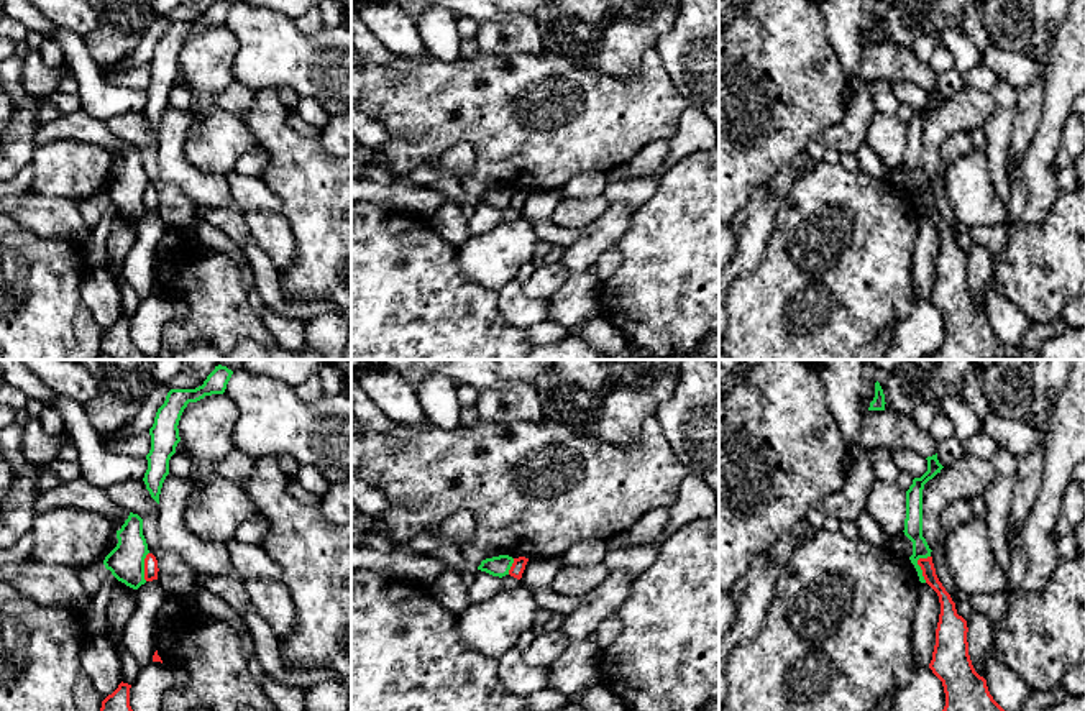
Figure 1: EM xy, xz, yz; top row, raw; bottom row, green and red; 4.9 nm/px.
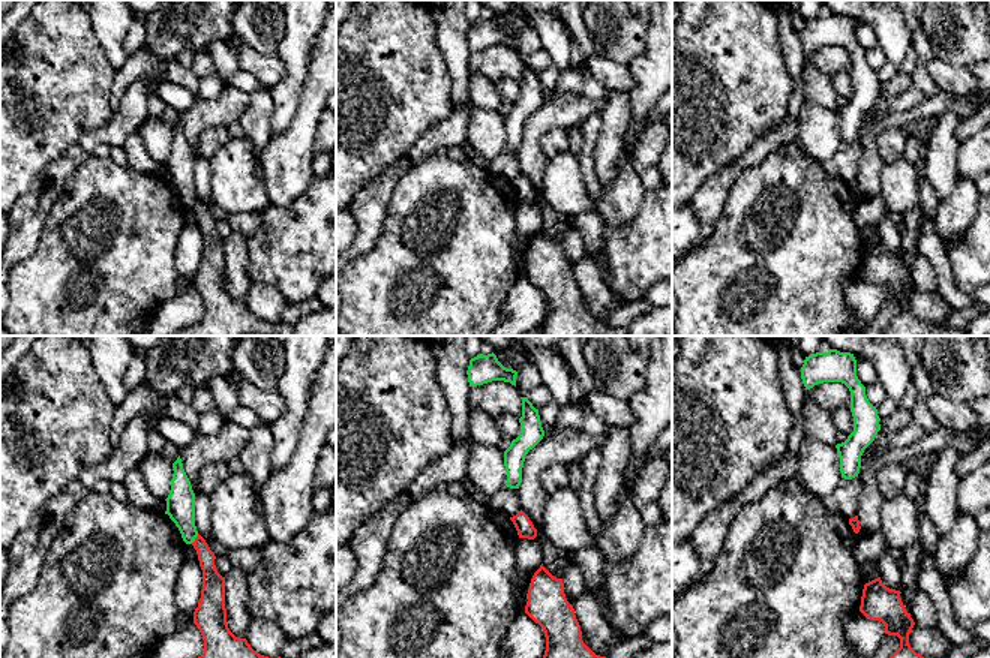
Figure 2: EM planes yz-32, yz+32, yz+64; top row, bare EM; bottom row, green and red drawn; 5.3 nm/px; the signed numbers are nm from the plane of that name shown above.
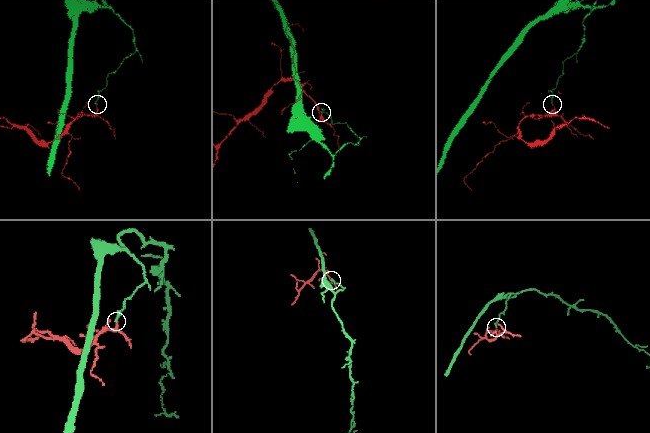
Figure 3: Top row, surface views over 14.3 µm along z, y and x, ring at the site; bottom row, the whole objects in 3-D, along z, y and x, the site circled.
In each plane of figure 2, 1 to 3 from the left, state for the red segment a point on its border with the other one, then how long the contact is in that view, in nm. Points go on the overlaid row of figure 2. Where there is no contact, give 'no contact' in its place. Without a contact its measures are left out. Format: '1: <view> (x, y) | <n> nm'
1: yz-32 (195, 537) | 70 nm
2: no contact
3: no contact

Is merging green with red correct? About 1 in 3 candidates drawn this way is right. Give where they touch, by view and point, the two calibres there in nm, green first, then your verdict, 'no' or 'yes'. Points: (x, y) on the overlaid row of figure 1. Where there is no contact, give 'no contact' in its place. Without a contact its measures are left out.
contact yz (918, 565); calibres 100 and 80 nm; no

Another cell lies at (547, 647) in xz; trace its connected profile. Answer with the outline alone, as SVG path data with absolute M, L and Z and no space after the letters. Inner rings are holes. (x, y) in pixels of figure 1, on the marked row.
M561 629L538 631L533 642L522 650L522 660L533 668L548 668L566 650L568 644L570 637Z

